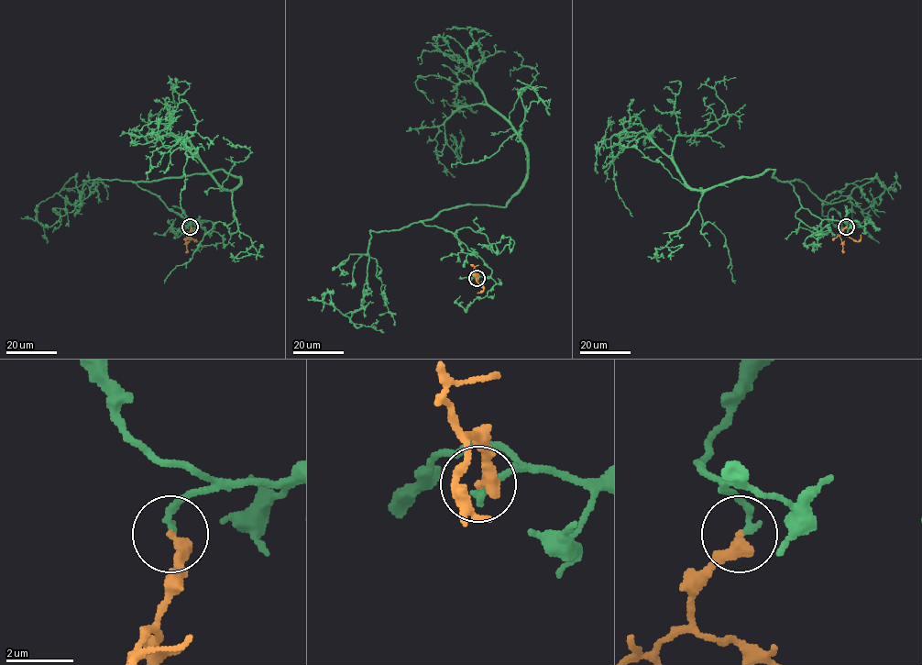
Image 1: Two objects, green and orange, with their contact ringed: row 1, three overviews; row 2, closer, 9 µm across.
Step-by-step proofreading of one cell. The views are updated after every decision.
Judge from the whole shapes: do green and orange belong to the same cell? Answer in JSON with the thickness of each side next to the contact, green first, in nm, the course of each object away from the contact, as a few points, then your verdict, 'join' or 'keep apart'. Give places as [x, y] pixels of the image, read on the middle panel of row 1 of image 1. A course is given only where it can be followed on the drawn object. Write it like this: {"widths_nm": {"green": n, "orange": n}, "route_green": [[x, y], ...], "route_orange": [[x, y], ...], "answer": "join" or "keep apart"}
{"widths_nm": {"green": 200, "orange": 400}, "route_green": [[477, 278], [491, 270], [423, 221], [504, 206], [527, 156], [474, 80], [476, 42], [470, 64]], "route_orange": [[477, 278], [477, 274], [477, 281], [483, 289], [478, 293]], "answer": "join"}

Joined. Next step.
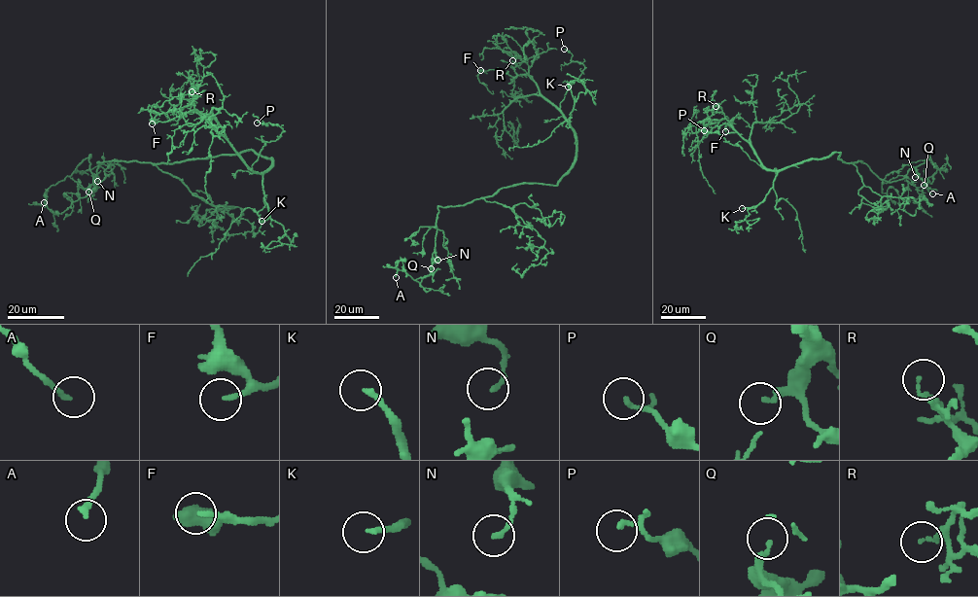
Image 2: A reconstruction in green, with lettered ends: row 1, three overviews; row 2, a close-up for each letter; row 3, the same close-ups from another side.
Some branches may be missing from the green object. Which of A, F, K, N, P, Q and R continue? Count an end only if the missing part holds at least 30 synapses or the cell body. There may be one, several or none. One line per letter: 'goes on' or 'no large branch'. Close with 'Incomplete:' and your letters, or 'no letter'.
A: goes on
F: goes on
K: goes on
N: no large branch
P: no large branch
Q: no large branch
R: no large branch
Incomplete: A, F, K

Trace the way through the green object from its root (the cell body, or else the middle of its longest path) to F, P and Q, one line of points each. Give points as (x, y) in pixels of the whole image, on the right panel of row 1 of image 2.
F: (838, 156), (840, 152), (832, 152), (820, 158), (768, 170), (750, 144), (729, 125), (732, 121), (725, 131)
P: (838, 156), (840, 152), (832, 152), (778, 170), (767, 170), (716, 130), (704, 130)
Q: (838, 156), (847, 162), (862, 161), (889, 182), (901, 180), (930, 158), (937, 170), (924, 185)

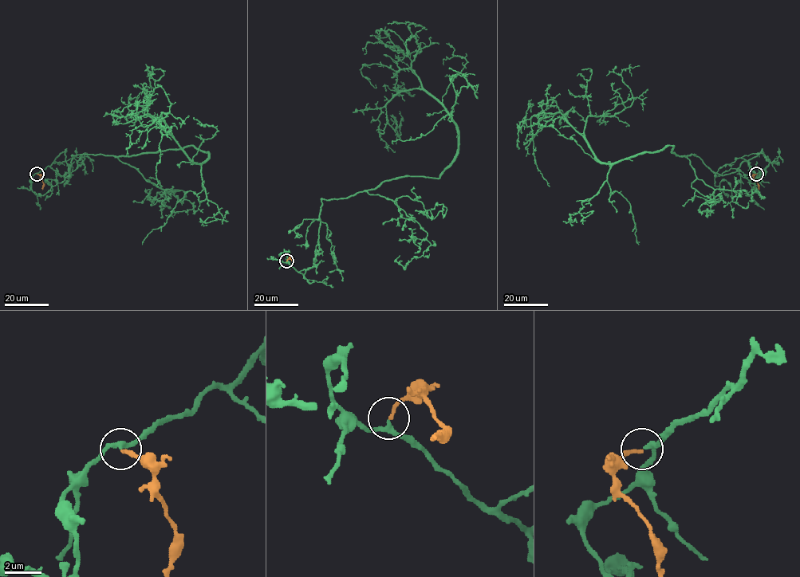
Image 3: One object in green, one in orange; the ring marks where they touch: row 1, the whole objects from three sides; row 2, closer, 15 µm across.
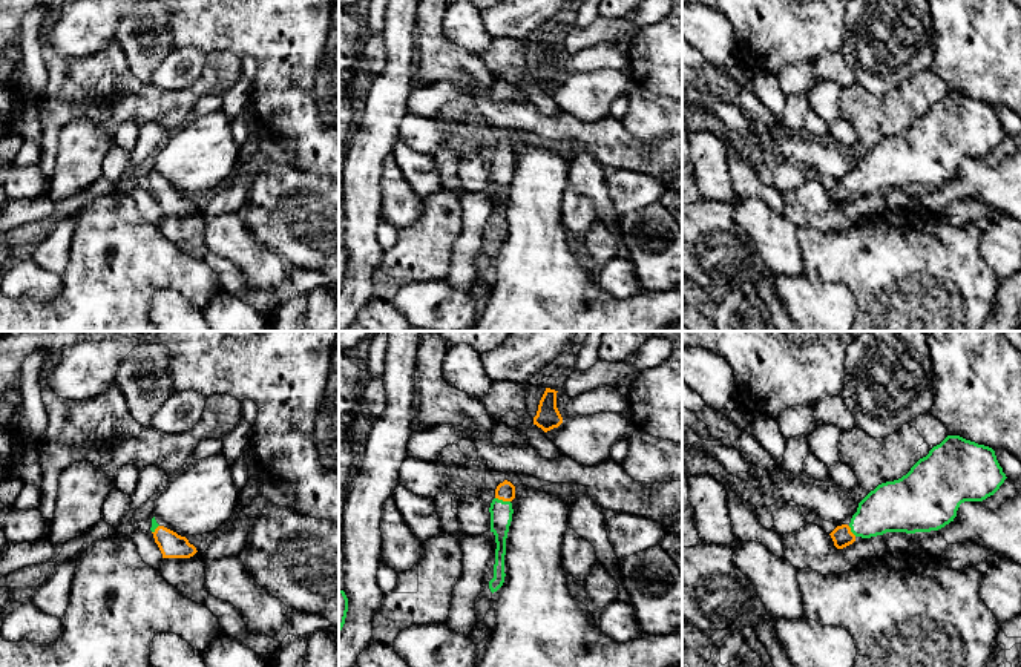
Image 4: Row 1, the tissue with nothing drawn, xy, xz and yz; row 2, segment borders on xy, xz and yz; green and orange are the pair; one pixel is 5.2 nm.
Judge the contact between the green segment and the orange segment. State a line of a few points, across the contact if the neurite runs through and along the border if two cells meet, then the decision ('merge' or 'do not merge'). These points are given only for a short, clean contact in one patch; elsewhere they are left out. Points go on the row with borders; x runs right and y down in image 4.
line xz (500, 511), (502, 500), (505, 491); merge

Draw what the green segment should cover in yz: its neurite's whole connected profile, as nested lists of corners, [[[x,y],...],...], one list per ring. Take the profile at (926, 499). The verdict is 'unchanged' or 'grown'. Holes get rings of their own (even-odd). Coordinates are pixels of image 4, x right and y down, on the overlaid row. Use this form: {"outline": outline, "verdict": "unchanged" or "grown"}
{"outline": [[[947,435],[906,475],[871,491],[851,523],[829,535],[843,549],[857,537],[938,531],[954,521],[961,503],[986,500],[1006,478],[992,448]]], "verdict": "grown"}

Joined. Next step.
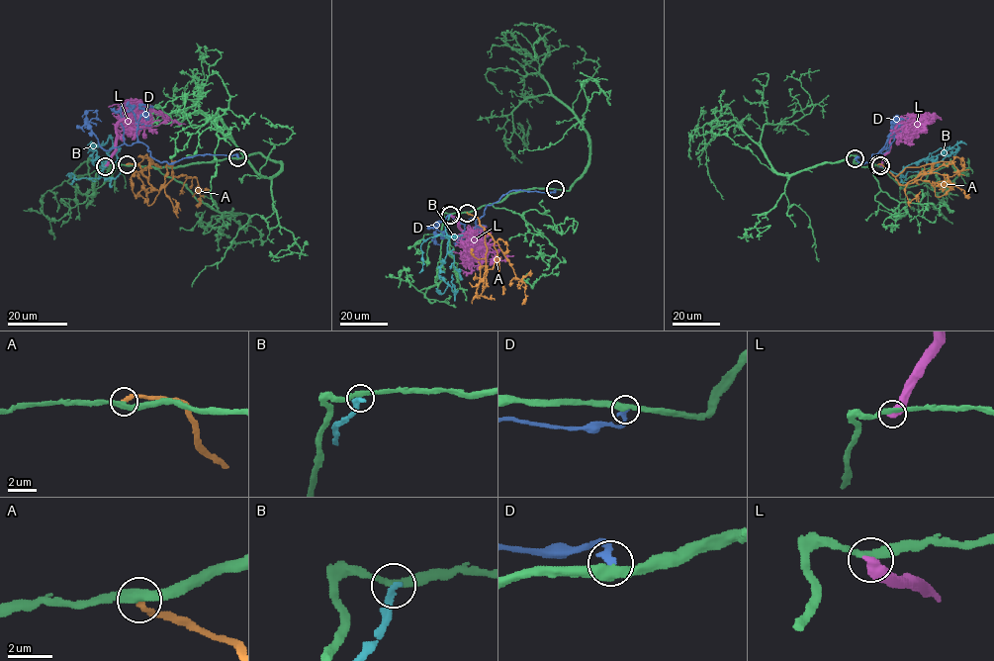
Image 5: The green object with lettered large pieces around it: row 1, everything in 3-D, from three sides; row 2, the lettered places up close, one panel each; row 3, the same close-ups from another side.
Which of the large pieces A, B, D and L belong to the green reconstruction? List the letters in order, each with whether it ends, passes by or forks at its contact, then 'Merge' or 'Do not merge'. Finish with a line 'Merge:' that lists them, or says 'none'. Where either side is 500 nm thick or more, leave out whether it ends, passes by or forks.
A: It ends there. Merge
B: It ends there. Do not merge
D: It ends there. Do not merge
L: Do not merge
Merge: A

